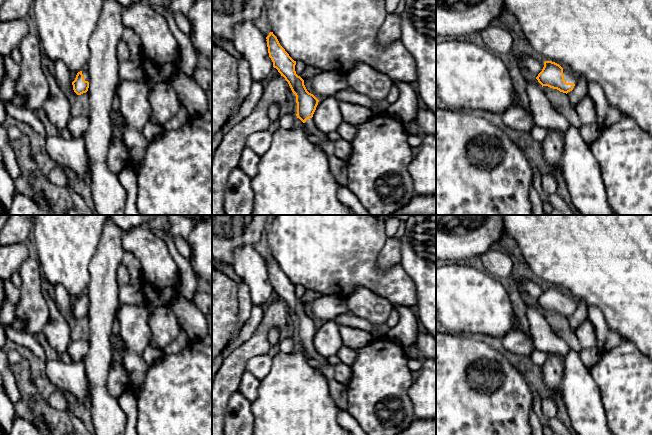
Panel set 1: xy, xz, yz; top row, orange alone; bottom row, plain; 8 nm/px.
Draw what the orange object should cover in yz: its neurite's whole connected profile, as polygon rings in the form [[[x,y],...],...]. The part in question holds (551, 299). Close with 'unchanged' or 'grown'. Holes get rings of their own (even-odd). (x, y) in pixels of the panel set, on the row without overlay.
[[[552,285],[544,286],[544,291],[536,303],[542,311],[548,310],[566,318],[572,315],[578,306],[578,300]]] | grown

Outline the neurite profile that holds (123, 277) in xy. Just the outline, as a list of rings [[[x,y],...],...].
[[[122,264],[117,269],[117,283],[119,286],[129,284],[130,276],[126,267]]]

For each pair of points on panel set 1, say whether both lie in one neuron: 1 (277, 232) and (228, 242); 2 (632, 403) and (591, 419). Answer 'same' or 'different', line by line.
1: different
2: different

